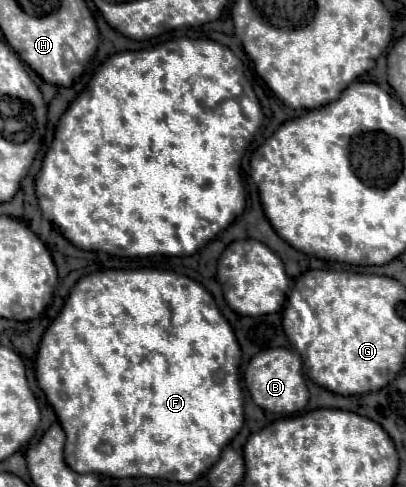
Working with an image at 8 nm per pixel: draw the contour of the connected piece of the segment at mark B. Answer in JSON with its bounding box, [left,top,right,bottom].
[245,348,309,414]

